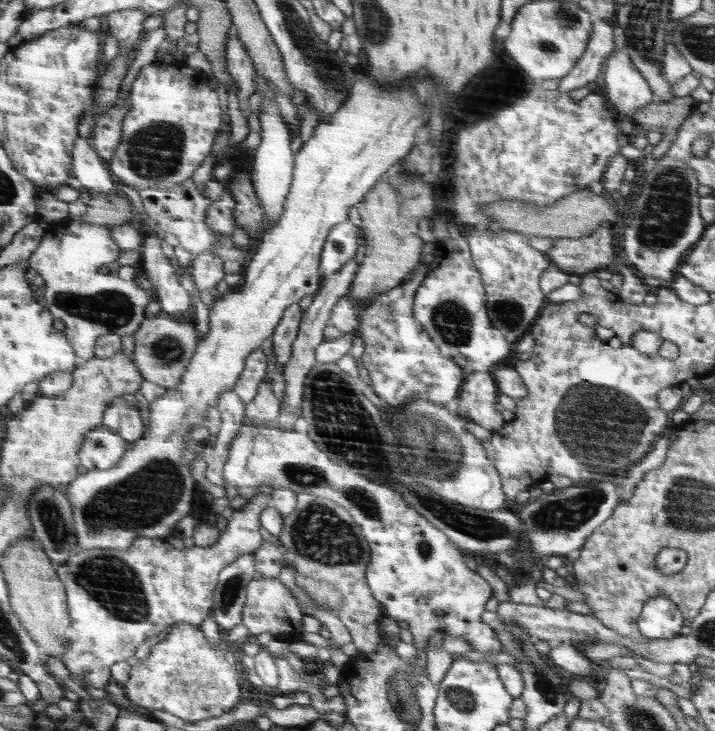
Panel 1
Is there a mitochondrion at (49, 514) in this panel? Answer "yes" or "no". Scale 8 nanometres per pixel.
yes

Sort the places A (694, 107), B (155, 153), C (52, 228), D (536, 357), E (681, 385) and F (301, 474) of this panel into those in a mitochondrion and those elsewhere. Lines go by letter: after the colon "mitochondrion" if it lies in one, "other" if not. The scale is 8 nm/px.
A: other
B: mitochondrion
C: other
D: other
E: other
F: mitochondrion

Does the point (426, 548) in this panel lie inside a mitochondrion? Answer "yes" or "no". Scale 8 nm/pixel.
yes

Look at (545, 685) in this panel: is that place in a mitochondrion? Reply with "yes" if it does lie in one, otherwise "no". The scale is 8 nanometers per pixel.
yes

